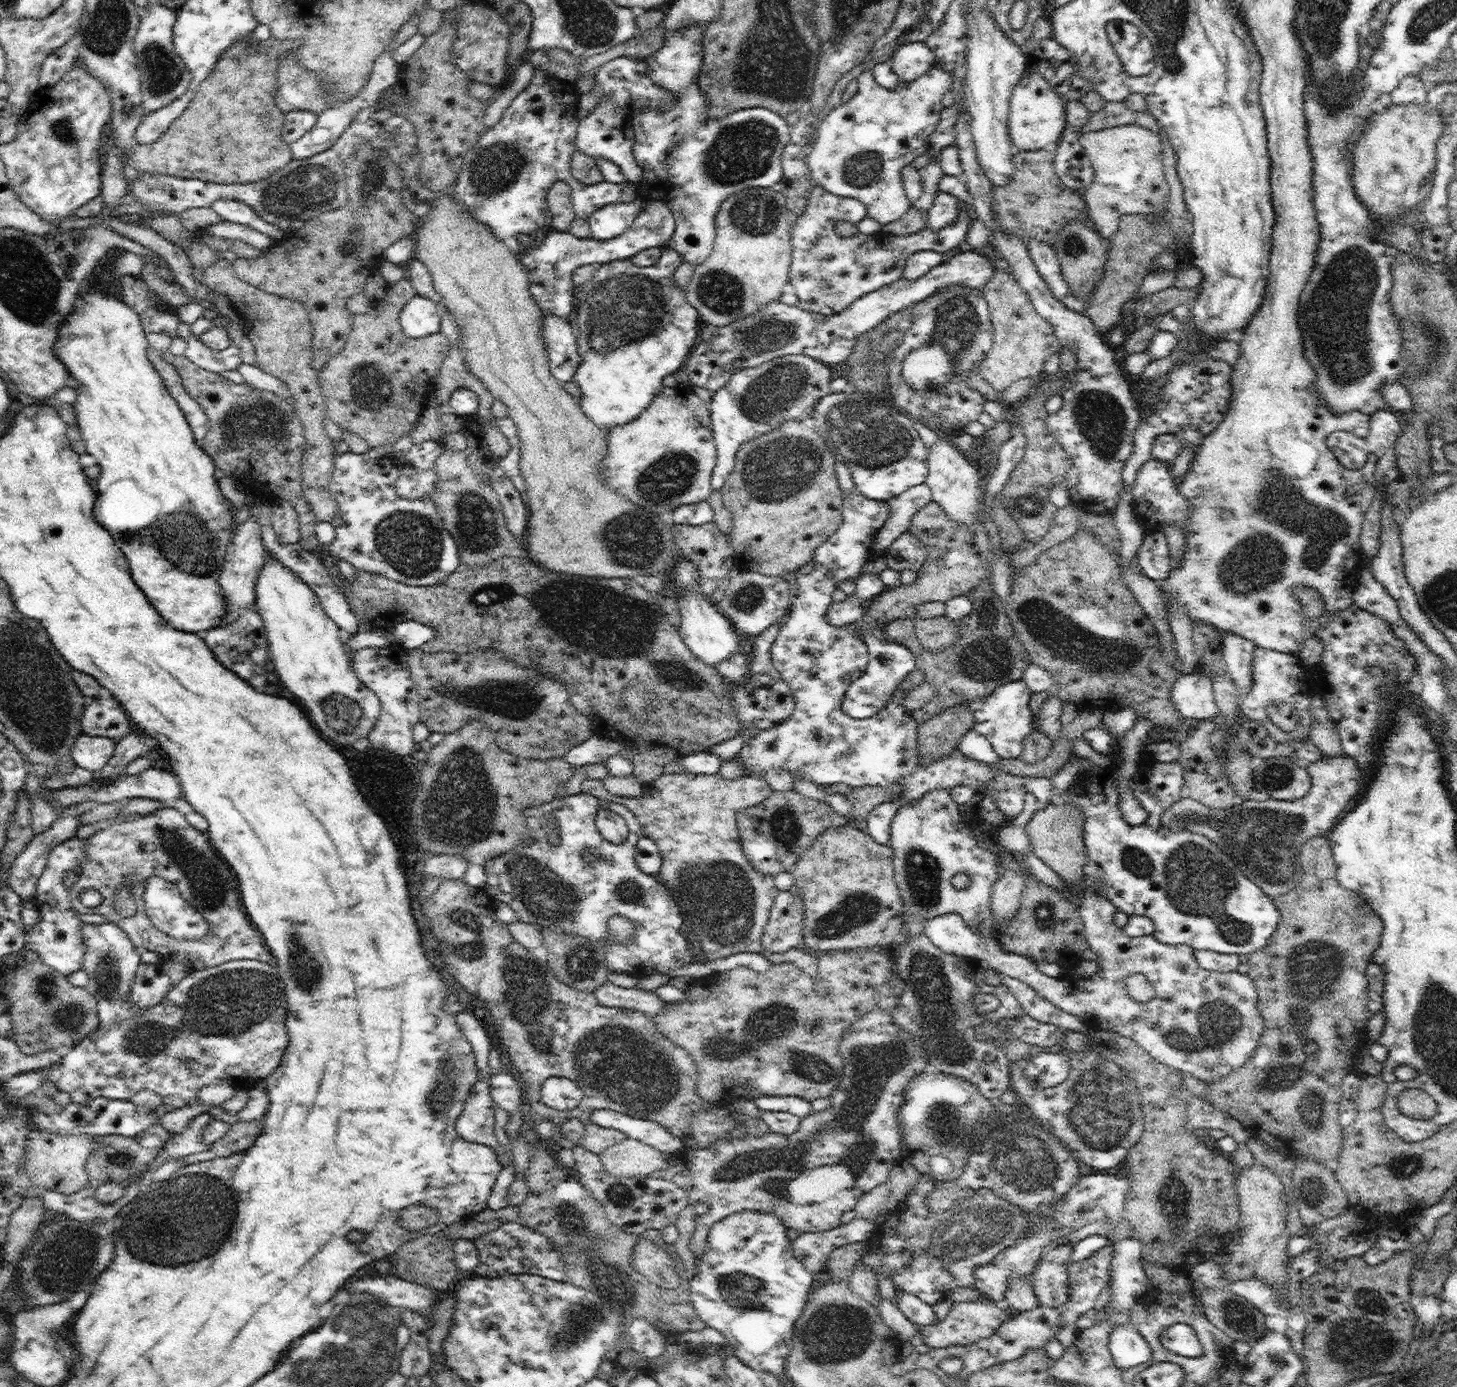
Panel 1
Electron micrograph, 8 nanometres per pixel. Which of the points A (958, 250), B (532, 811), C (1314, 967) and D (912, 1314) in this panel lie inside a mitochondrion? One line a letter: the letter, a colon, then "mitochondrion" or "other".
A: other
B: other
C: mitochondrion
D: other

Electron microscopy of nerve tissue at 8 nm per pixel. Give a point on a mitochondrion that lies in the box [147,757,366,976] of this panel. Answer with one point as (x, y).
(206, 879)

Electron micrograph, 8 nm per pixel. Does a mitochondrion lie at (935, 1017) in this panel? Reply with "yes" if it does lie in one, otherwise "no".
yes

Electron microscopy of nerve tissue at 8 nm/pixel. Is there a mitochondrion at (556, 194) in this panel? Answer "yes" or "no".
no

